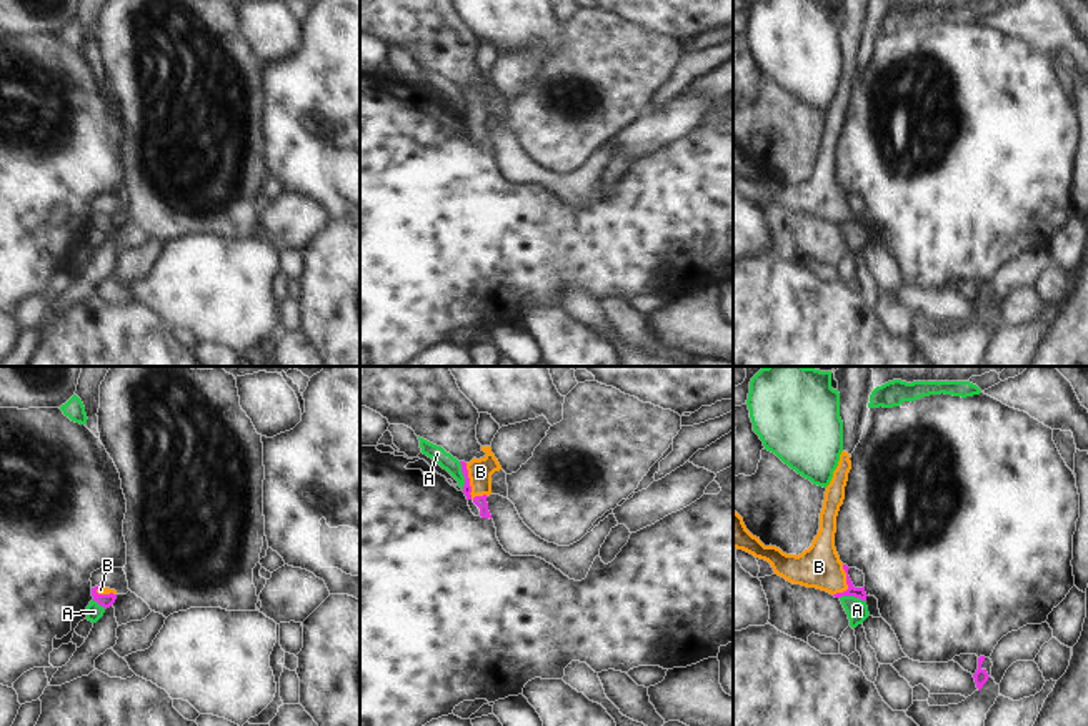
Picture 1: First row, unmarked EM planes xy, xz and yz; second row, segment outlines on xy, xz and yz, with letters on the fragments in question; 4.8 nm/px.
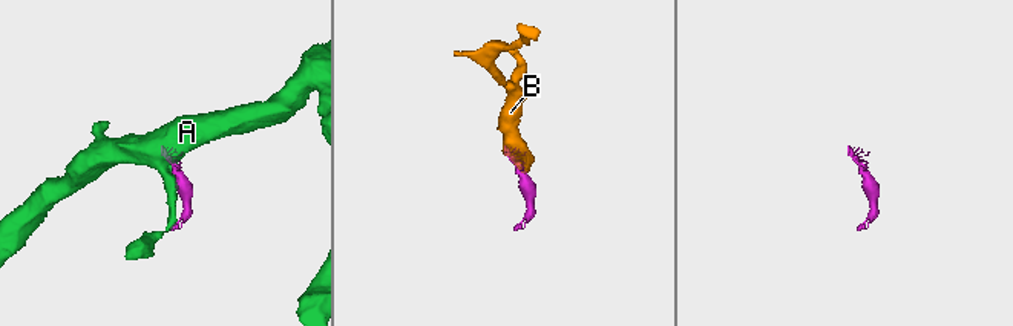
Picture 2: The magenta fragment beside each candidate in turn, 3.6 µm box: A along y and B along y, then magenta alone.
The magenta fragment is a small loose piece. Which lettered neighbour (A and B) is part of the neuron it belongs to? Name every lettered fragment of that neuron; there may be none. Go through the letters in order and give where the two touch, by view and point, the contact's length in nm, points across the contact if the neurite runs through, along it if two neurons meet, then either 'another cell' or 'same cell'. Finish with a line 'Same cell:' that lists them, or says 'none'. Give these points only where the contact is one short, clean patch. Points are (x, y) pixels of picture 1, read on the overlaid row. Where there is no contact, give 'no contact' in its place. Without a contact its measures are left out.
A: meets magenta in xz at (464, 475); contact 140 nm long; border along xz (459, 462), (464, 488); another cell
B: meets magenta in xz at (470, 487); contact 200 nm long; runs through xz (467, 488), (470, 487), (480, 472); same cell
Same cell: B

